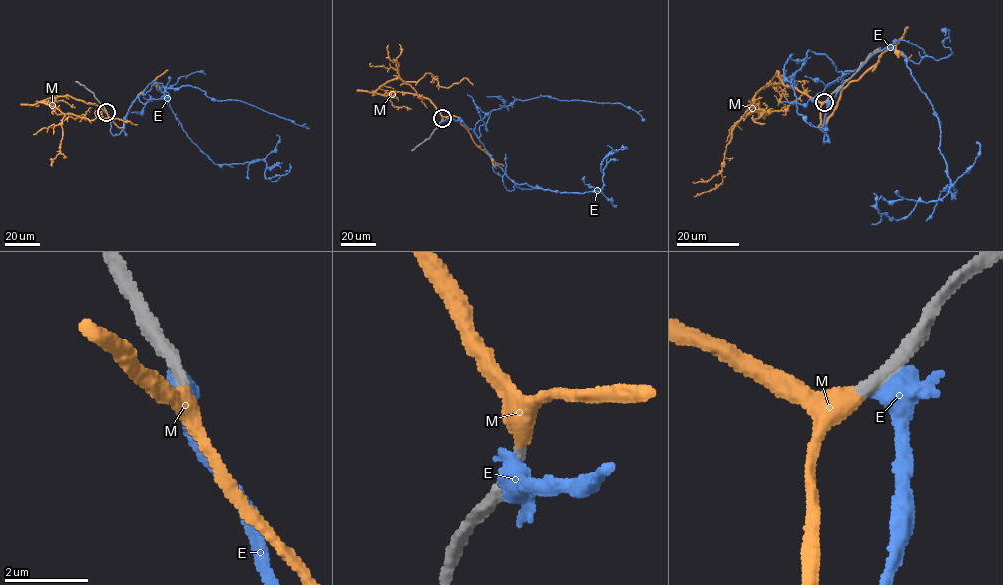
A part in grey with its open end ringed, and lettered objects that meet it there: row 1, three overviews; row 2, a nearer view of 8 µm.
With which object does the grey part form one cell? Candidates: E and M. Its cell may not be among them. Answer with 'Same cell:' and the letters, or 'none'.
Same cell: M

